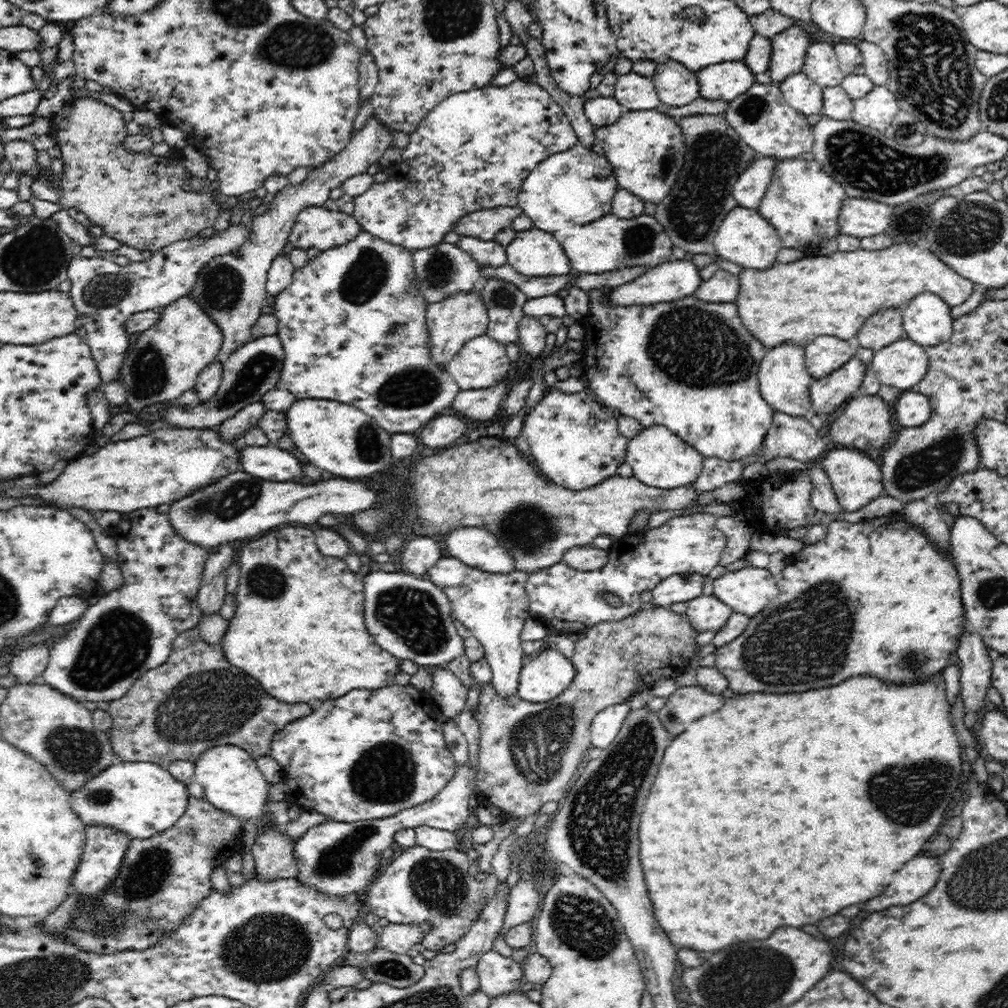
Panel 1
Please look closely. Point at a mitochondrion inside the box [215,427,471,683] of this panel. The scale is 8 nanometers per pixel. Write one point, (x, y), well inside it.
(412, 615)

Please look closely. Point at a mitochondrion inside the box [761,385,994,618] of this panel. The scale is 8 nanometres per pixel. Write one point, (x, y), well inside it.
(931, 465)

